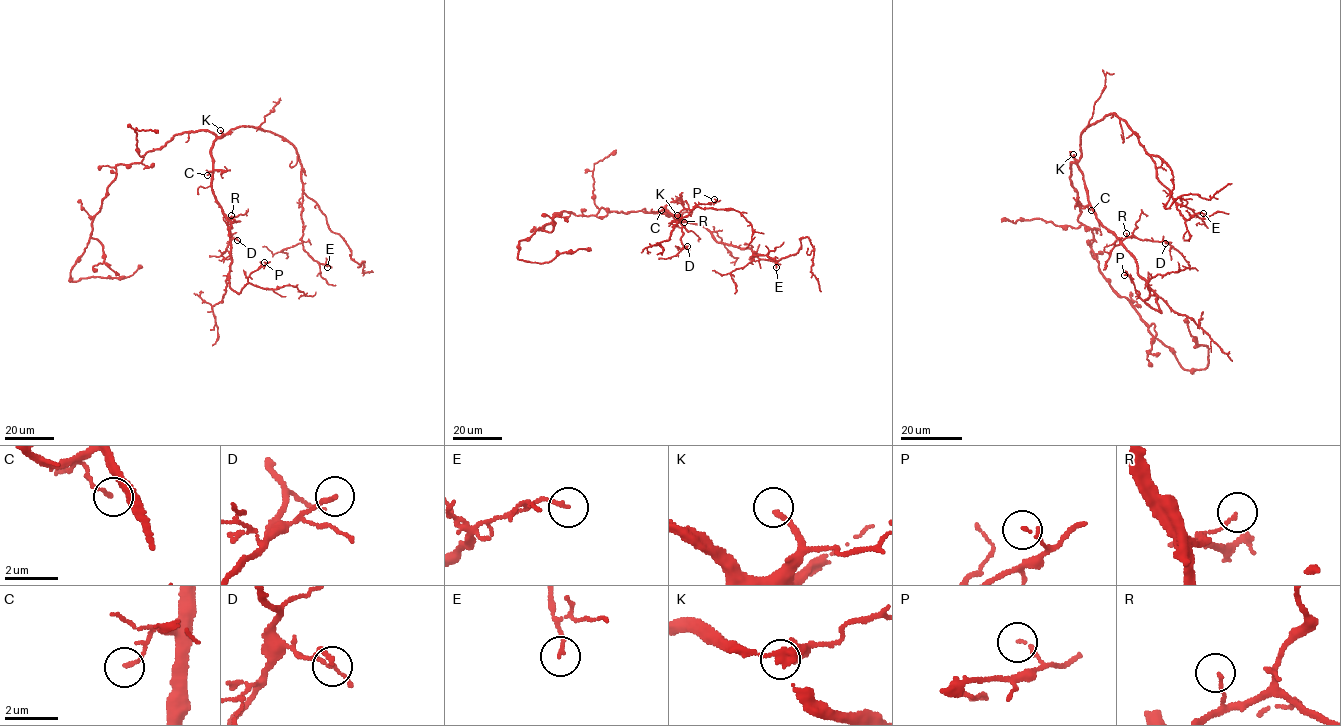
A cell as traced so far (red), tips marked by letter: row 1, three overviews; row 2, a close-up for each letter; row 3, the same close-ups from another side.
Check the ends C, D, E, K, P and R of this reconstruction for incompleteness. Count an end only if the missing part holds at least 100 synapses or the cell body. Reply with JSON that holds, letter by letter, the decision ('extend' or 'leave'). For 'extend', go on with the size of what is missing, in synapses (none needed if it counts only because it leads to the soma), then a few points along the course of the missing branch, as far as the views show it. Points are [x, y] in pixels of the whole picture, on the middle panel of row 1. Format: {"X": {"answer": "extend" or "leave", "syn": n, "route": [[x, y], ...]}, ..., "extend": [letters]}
{"C": {"answer": "leave"}, "D": {"answer": "leave"}, "E": {"answer": "leave"}, "K": {"answer": "extend", "route": [[677, 215], [680, 254], [669, 276], [655, 291], [628, 296], [585, 285], [568, 277]]}, "P": {"answer": "leave"}, "R": {"answer": "leave"}, "extend": ["K"]}

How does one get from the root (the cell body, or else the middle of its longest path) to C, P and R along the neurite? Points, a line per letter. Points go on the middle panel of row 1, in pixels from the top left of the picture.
C: (658, 212), (672, 215), (668, 216), (667, 210), (661, 210)
P: (658, 212), (672, 215), (668, 216), (667, 209), (680, 219), (681, 215), (678, 220), (697, 205), (714, 199)
R: (658, 212), (672, 215), (668, 216), (667, 209), (684, 222)

